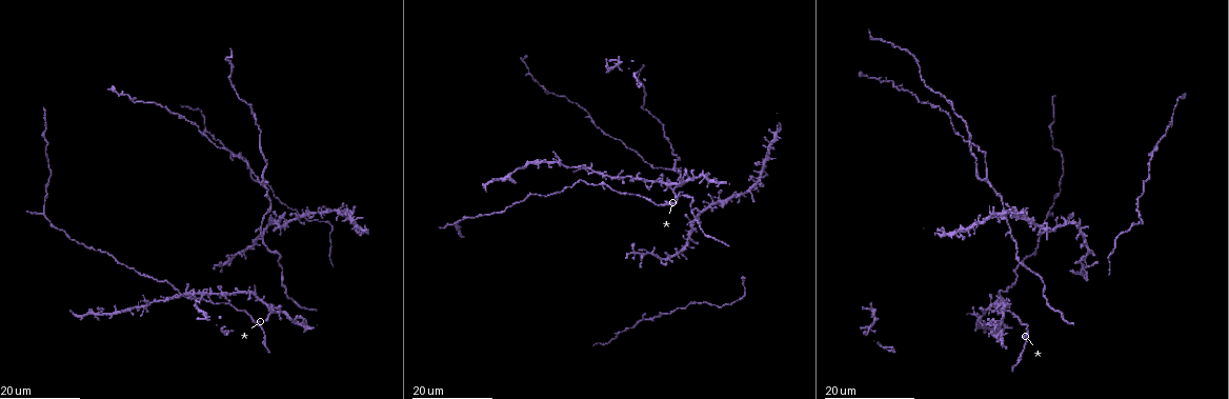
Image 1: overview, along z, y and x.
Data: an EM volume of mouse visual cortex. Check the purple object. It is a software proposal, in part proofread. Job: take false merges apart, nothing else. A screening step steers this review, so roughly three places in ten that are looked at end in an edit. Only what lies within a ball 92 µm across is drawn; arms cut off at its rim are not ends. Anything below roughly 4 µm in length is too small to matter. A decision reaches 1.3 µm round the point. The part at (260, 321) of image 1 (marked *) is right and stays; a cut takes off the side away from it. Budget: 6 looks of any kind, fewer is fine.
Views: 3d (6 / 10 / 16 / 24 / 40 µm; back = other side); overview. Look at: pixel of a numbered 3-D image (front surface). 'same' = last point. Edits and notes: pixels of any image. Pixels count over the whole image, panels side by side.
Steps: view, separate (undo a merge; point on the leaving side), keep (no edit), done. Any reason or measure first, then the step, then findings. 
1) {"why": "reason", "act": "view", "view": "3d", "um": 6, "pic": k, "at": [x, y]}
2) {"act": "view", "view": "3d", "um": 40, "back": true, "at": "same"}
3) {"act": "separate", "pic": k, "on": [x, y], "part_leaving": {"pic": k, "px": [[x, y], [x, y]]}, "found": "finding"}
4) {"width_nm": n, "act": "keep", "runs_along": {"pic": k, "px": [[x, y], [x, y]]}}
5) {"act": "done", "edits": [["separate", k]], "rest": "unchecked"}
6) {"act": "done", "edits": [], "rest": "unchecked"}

{"act": "view", "view": "3d", "um": 24, "pic": 1, "at": [617, 177]}

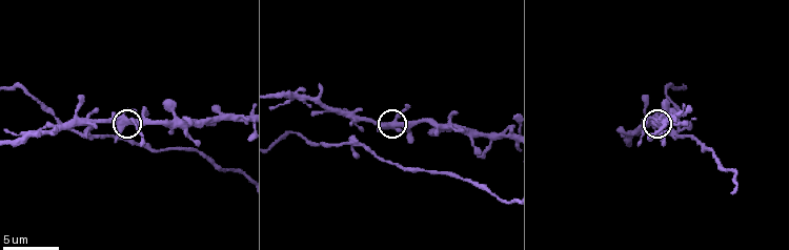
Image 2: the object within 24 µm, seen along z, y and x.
{"act": "view", "view": "3d", "um": 10, "pic": 2, "at": [129, 119]}

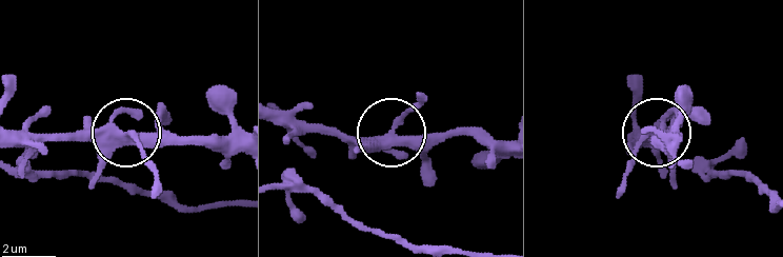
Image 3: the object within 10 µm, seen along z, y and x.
{"act": "view", "view": "3d", "um": 6, "pic": 3, "at": [126, 133]}

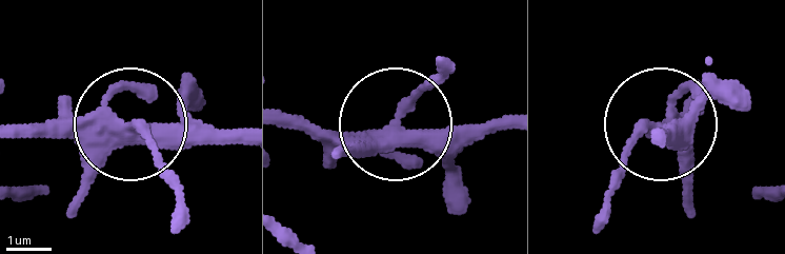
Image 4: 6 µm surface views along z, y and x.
{"side_arm_um": 32, "act": "keep", "found": "all the same neuron"}

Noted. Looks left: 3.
{"why": "four arms meet", "act": "view", "view": "3d", "um": 24, "pic": 1, "at": [683, 178]}

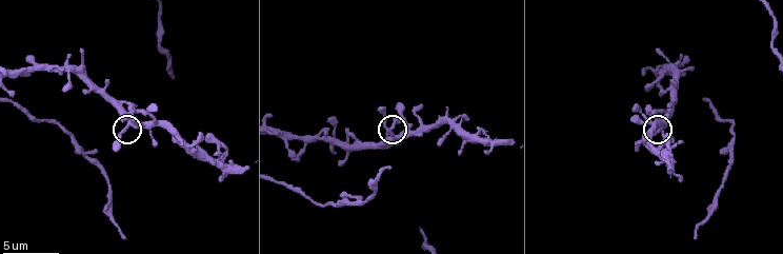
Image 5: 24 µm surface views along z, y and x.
{"why": "closer look", "act": "view", "view": "3d", "um": 6, "pic": 5, "at": [129, 125]}

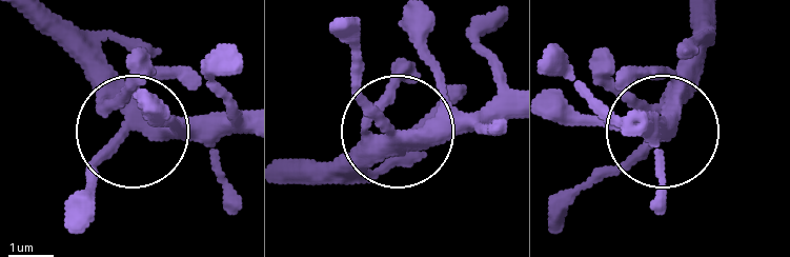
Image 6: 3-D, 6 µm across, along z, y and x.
{"act": "keep", "found": "one neuron here"}

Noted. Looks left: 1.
{"act": "done", "edits": [], "rest": "unchecked"}

